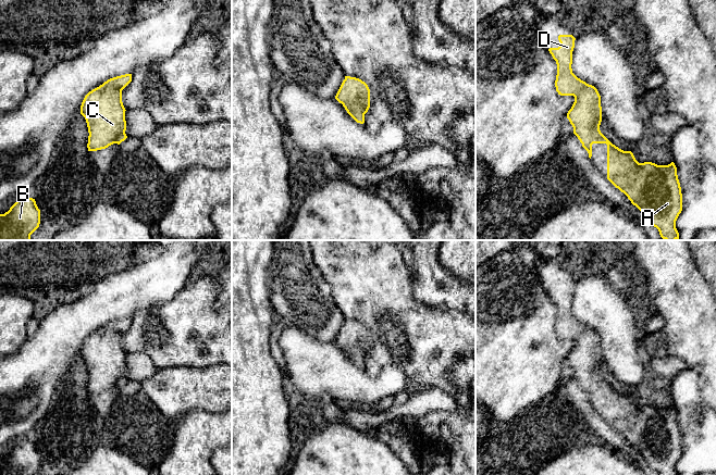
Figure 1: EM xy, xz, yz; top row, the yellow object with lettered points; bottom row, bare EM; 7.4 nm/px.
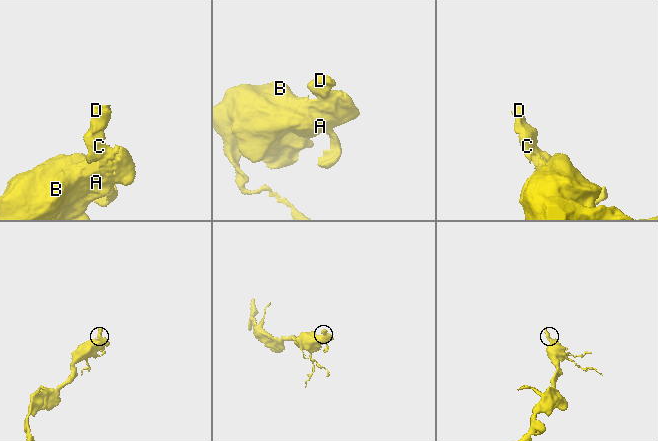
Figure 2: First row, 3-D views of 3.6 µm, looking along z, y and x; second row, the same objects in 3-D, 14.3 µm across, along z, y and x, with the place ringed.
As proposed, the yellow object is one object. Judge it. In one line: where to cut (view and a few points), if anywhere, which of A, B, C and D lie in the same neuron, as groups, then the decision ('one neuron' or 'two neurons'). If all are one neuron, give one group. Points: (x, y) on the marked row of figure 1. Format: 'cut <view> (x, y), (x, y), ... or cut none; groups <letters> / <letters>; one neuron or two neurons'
cut none; groups A B C D; one neuron

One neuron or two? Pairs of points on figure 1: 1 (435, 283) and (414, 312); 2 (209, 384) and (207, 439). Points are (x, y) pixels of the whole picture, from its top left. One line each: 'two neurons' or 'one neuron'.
1: two neurons
2: two neurons

